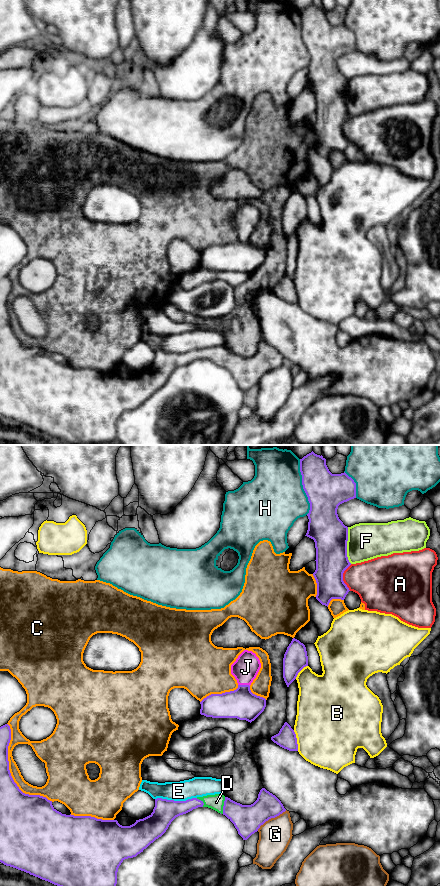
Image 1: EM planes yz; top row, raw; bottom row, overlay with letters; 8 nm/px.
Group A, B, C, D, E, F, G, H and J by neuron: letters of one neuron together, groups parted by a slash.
A / B / C / D J / E / F / G / H

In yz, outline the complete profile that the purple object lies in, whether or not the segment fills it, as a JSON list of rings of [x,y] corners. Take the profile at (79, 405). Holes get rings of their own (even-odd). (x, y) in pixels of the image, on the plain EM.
[[[5,276],[0,279],[0,414],[76,445],[115,441],[118,420],[125,411],[136,409],[161,389],[176,369],[198,359],[208,359],[225,367],[243,392],[266,373],[286,363],[275,347],[262,340],[251,357],[242,357],[223,346],[186,353],[157,350],[153,364],[130,378],[122,378],[117,372],[62,366],[53,359],[52,353],[25,346],[14,334],[8,313],[10,292],[11,281]]]

